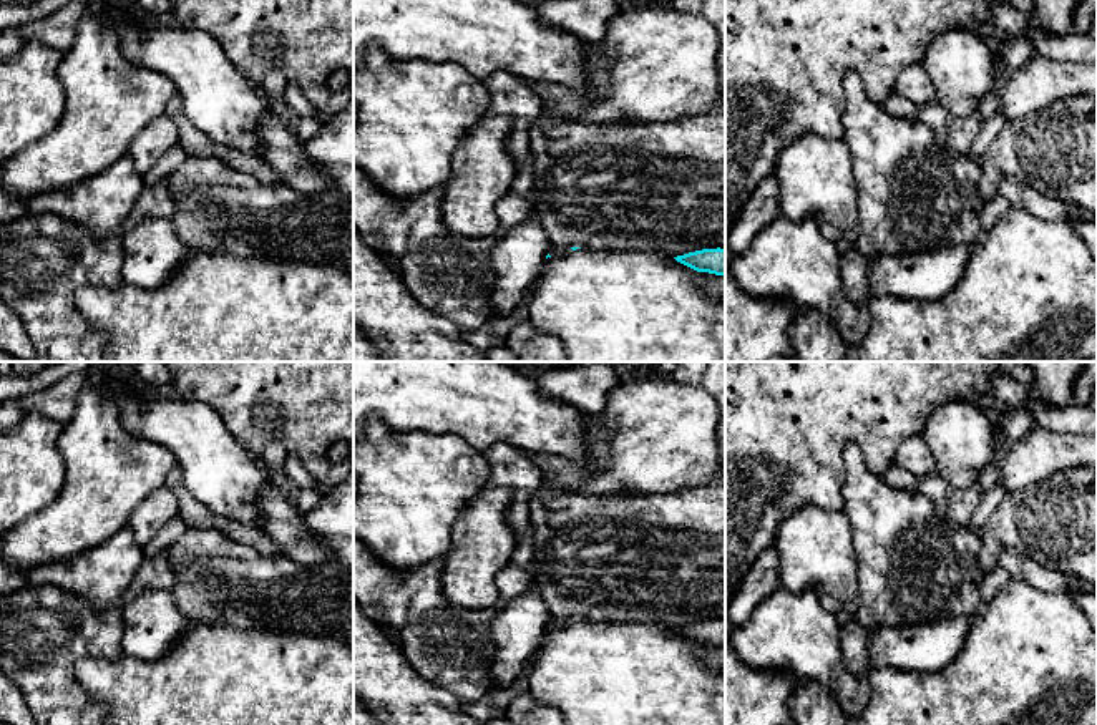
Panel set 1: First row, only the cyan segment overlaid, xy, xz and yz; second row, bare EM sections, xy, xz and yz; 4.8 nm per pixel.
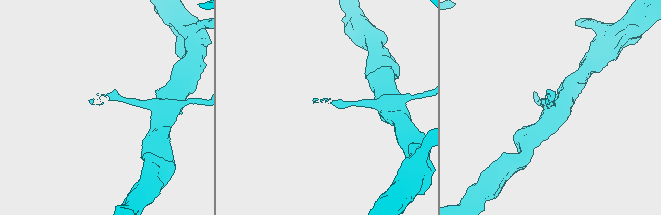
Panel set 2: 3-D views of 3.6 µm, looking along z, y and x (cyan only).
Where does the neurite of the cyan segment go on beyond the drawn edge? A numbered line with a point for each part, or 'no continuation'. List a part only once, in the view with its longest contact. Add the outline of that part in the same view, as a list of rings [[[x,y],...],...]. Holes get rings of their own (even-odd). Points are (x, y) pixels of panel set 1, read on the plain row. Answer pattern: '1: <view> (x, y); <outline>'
no continuation

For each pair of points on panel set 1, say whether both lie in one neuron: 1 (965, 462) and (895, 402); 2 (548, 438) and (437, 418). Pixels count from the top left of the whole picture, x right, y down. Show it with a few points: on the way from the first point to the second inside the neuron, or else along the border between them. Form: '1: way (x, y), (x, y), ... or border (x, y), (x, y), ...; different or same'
1: border (951, 398), (931, 413), (921, 433); different
2: way (520, 418), (465, 418); same

